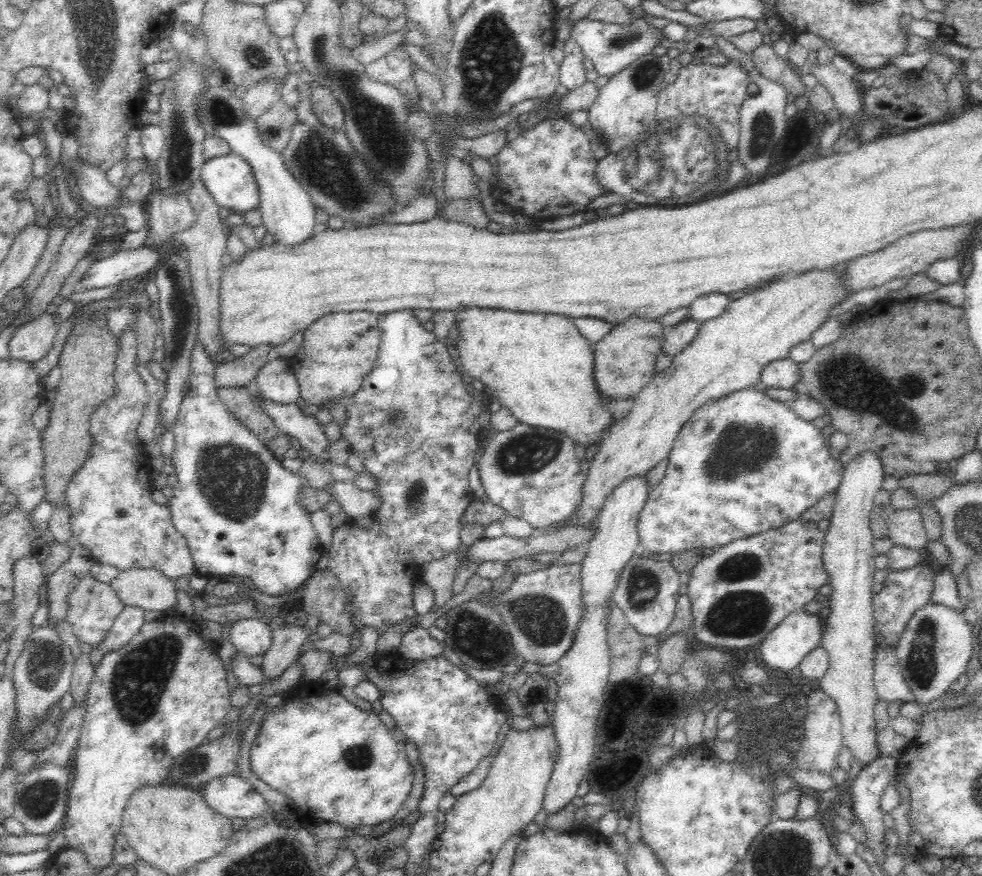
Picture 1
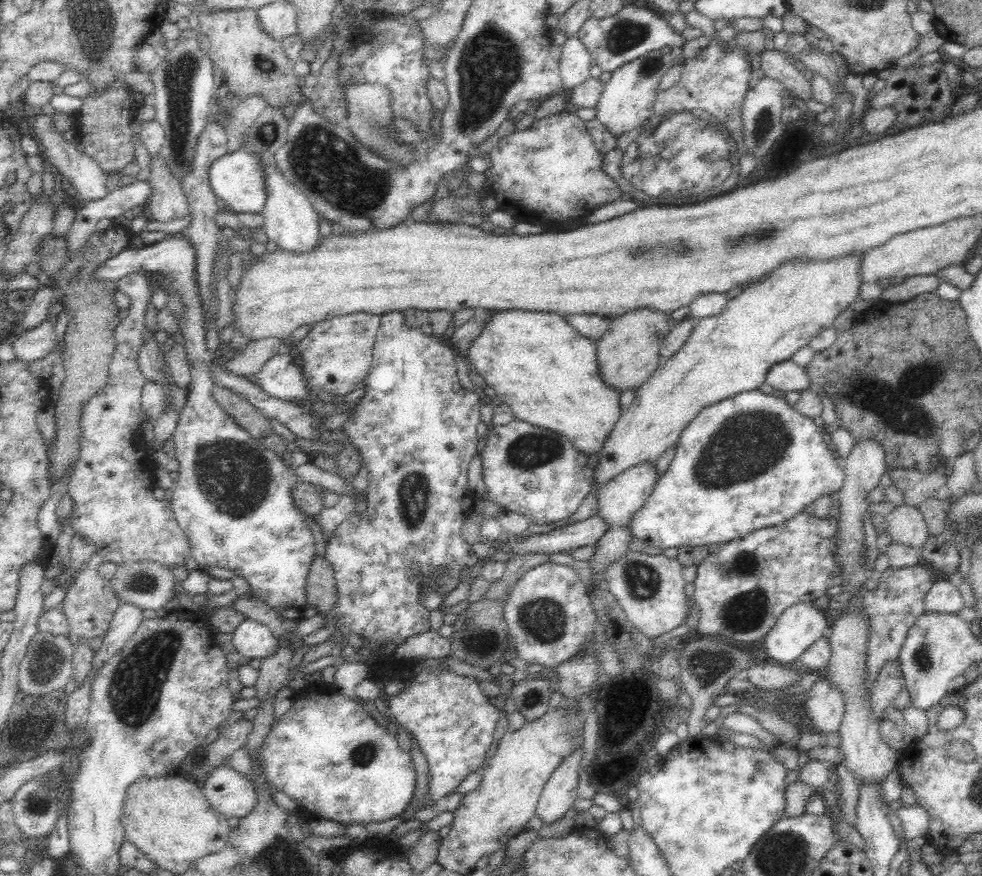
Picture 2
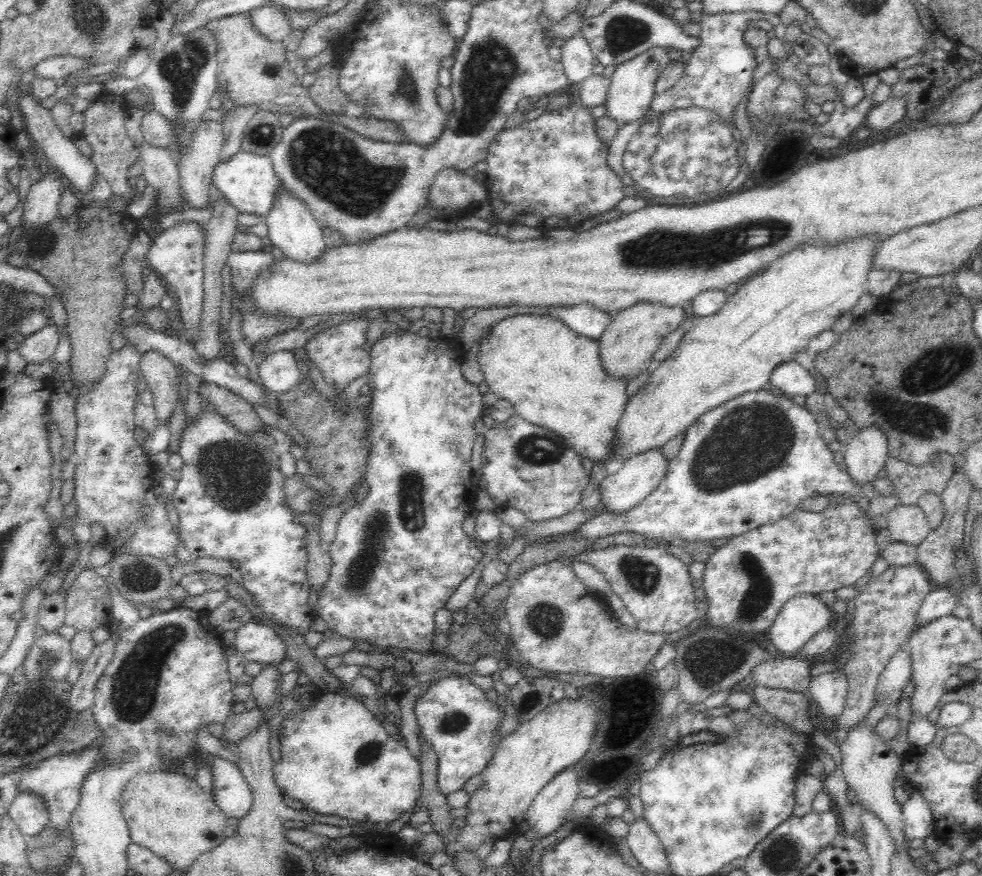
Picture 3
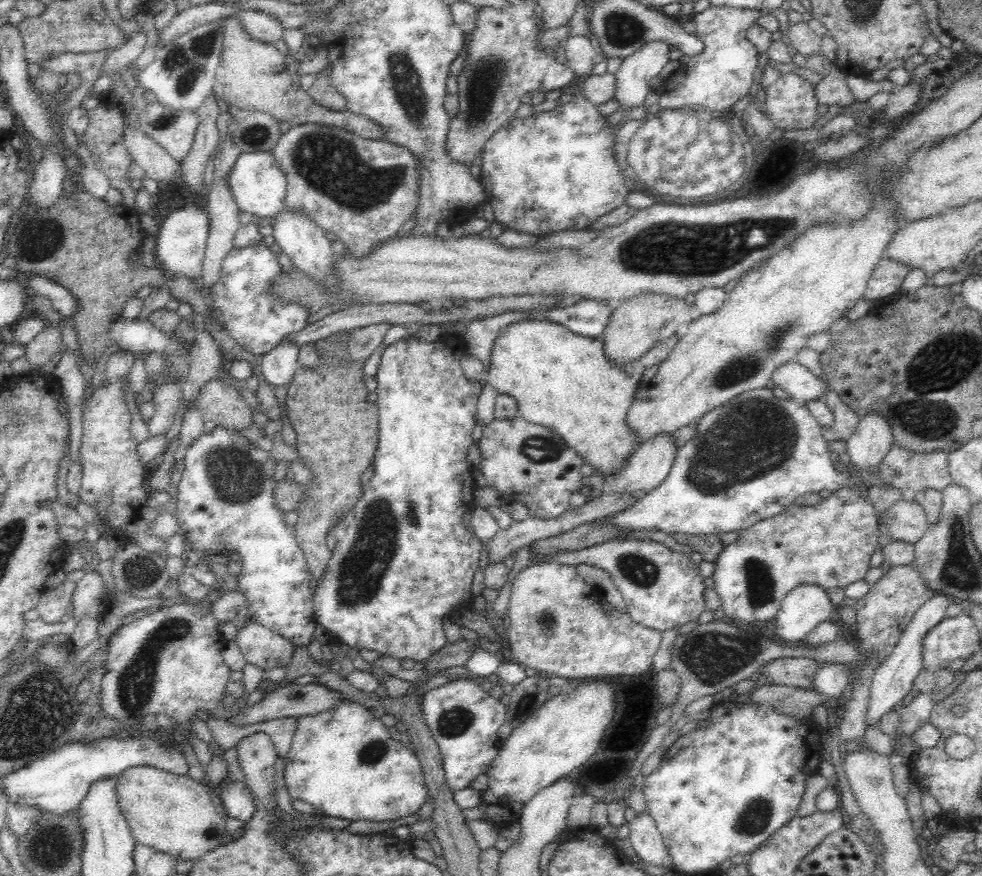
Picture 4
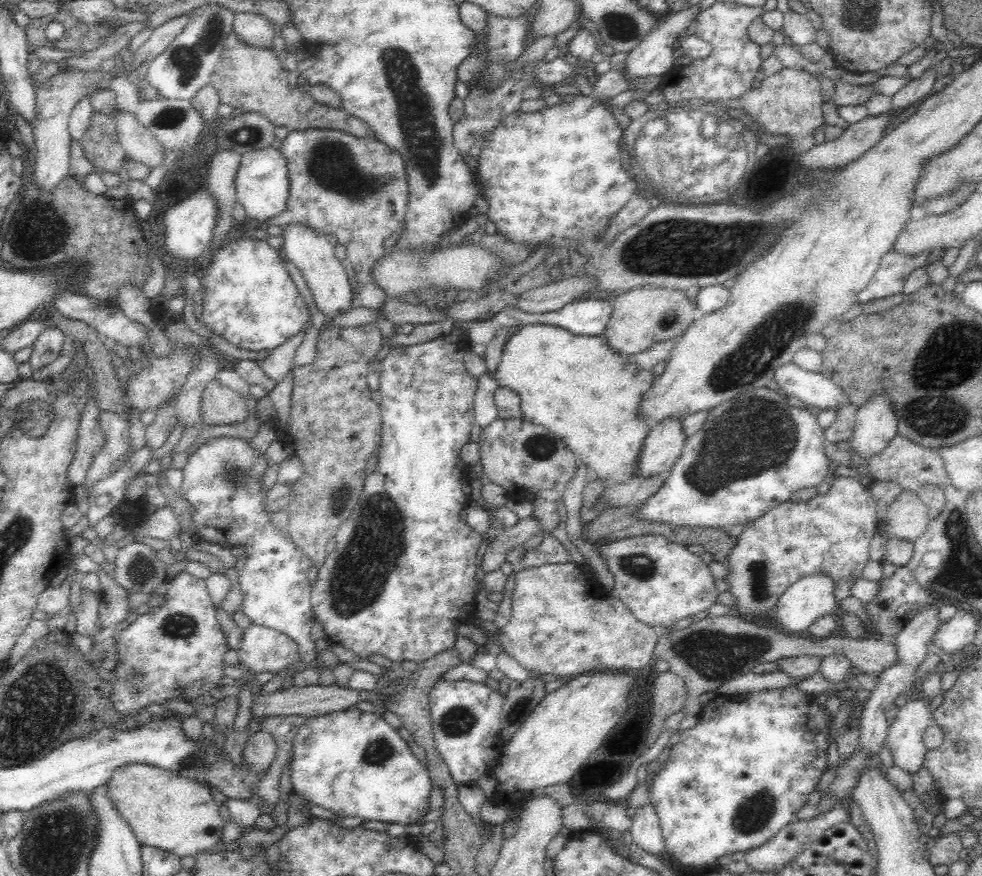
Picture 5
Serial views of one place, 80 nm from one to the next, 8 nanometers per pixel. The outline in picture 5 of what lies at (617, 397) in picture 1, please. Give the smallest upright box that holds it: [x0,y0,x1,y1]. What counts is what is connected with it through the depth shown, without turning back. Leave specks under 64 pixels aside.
[603,286,696,356]

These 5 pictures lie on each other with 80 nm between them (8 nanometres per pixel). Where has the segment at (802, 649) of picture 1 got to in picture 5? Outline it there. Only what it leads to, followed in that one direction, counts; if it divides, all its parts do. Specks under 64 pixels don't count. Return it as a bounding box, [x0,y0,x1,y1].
[773,574,839,635]

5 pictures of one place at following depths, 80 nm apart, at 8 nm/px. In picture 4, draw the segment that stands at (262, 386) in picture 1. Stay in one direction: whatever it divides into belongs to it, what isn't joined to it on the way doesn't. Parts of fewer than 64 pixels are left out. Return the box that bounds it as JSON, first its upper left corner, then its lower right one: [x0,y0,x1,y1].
[259,344,301,389]

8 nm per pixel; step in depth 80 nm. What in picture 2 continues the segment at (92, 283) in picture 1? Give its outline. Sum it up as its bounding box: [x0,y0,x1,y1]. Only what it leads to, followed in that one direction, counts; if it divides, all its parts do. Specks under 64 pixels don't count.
[92,235,316,622]

